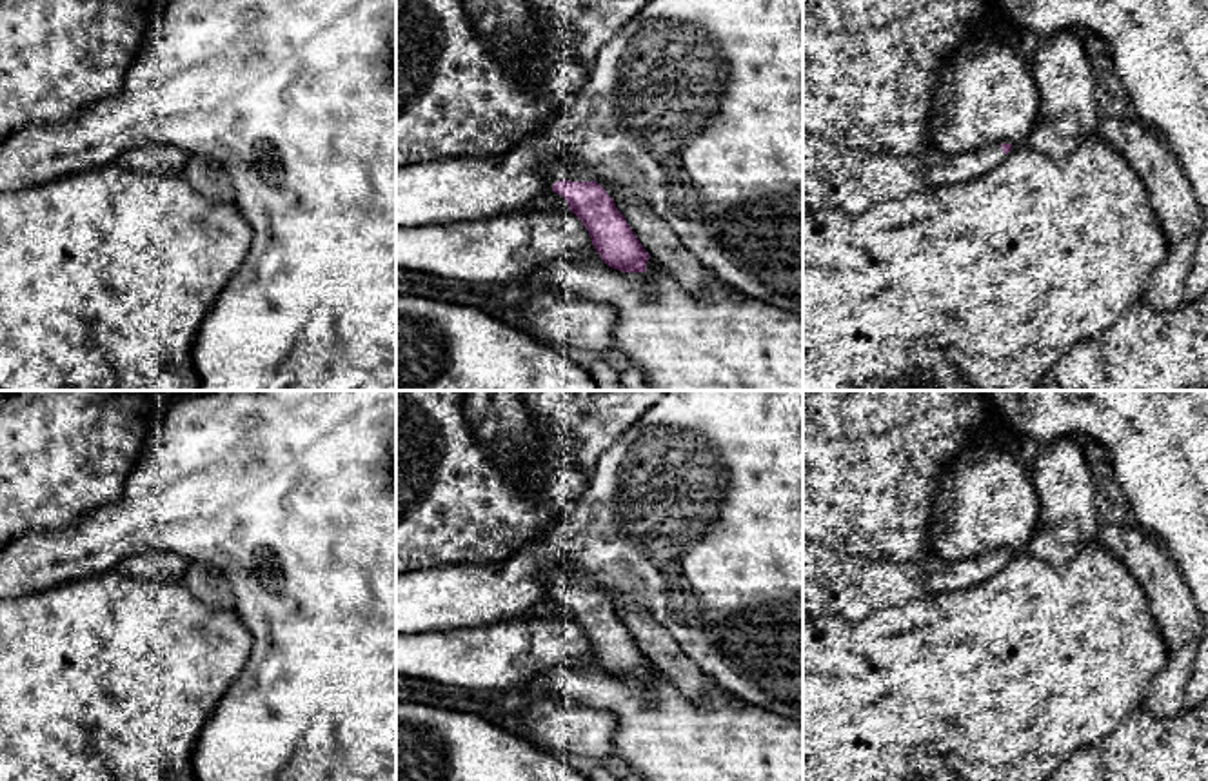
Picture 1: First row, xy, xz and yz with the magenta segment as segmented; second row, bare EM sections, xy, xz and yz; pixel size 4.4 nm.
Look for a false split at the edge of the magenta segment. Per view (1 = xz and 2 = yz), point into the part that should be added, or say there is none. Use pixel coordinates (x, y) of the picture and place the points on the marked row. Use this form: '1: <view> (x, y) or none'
1: xz (569, 168)
2: yz (932, 166)

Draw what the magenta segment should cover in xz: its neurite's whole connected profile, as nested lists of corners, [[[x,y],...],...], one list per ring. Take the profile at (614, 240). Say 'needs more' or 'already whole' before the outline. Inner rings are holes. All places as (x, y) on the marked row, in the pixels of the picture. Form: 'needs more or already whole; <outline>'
needs more; [[[565,156],[554,163],[549,163],[543,174],[552,185],[552,191],[561,194],[567,200],[569,209],[583,222],[592,238],[594,249],[609,267],[623,272],[647,271],[650,254],[643,249],[625,216],[618,211],[614,200],[587,171],[587,165],[578,162],[574,156]]]

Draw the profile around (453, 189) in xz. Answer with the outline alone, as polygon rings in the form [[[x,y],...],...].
[[[652,0],[630,18],[598,53],[587,80],[569,98],[558,122],[545,134],[532,134],[492,158],[443,158],[396,167],[396,229],[432,227],[445,222],[469,222],[512,214],[530,207],[552,185],[543,171],[549,163],[574,156],[610,198],[630,196],[652,205],[674,238],[696,260],[734,291],[781,307],[803,318],[803,0]]]

